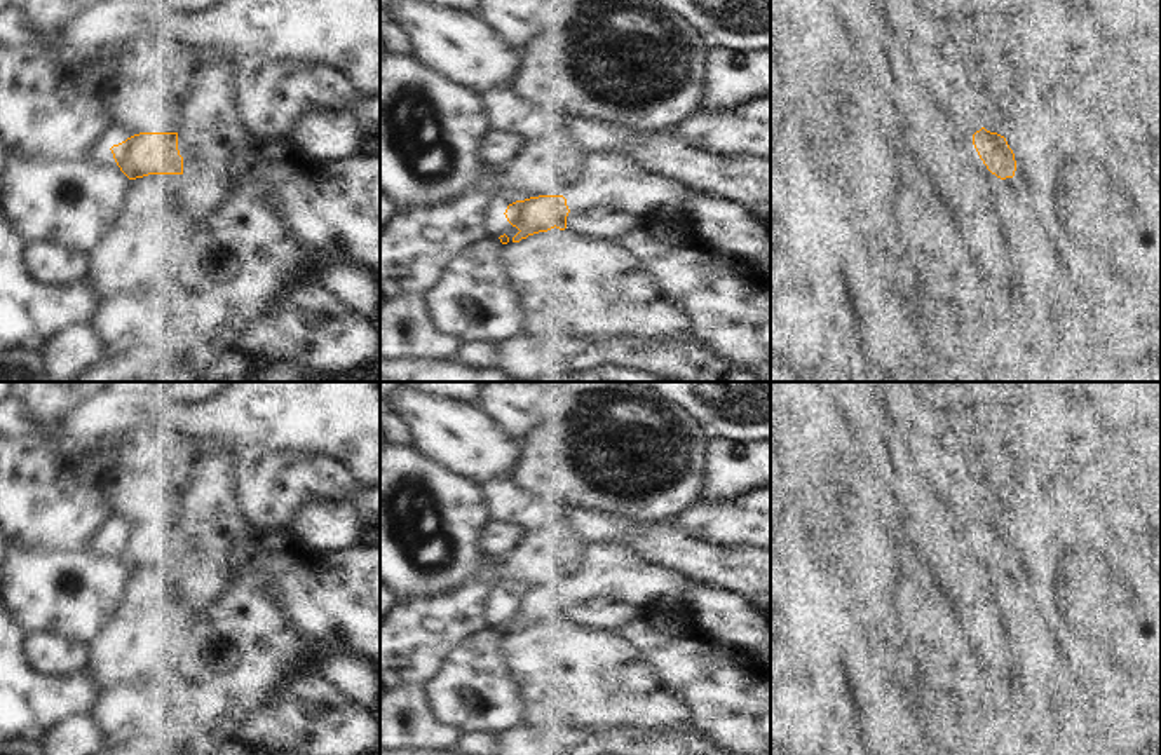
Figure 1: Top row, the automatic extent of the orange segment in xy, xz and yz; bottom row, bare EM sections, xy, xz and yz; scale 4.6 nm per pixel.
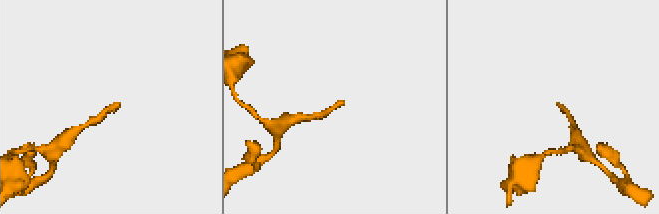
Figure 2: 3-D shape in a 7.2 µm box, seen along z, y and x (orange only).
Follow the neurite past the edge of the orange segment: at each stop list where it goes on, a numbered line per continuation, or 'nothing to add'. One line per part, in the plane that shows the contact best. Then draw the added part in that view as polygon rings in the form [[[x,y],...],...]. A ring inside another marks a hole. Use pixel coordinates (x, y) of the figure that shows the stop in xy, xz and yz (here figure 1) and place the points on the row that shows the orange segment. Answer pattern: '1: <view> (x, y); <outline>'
1: xz (612, 178); [[[621,152],[587,155],[582,178],[565,190],[570,211],[610,206],[624,207],[643,220],[664,216],[687,220],[687,202],[694,185],[657,173]]]

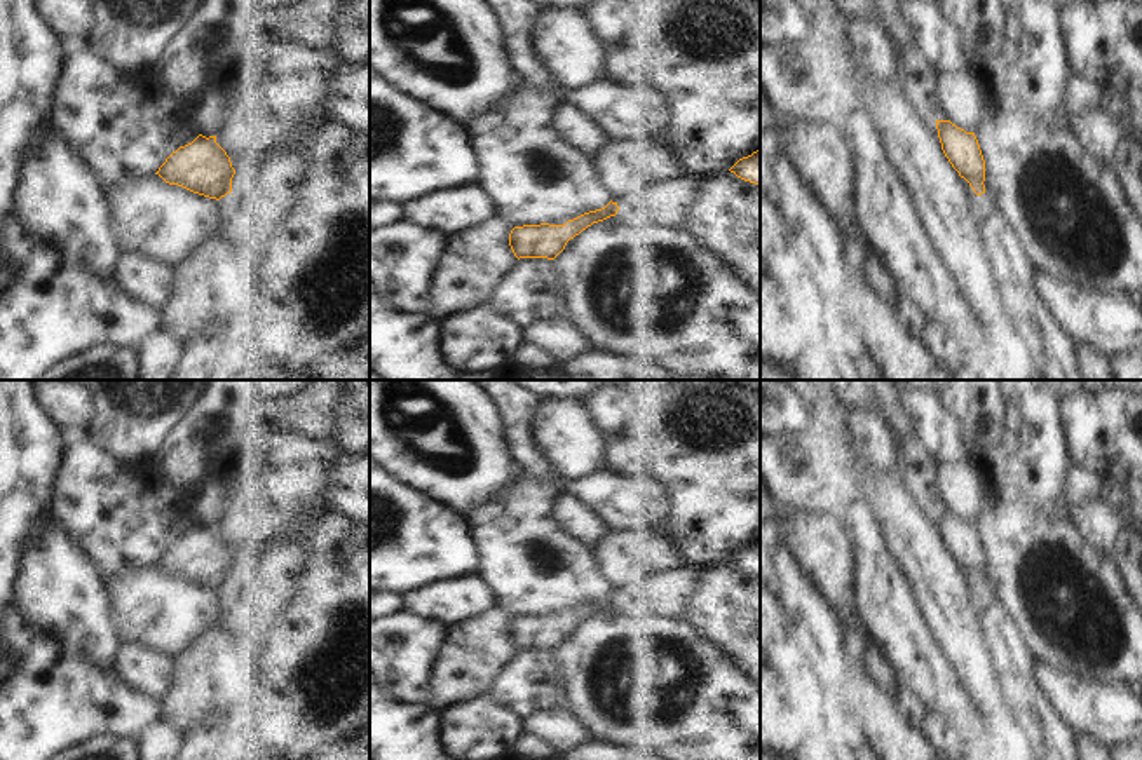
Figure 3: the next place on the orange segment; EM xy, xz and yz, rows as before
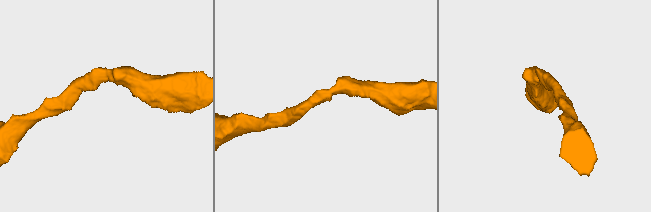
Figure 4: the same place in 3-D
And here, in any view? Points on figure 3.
nothing to add

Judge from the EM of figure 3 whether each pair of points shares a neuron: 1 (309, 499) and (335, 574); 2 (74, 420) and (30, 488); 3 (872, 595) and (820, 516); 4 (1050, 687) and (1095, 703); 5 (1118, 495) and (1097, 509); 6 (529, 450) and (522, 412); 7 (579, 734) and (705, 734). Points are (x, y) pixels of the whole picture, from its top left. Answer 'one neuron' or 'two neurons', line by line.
1: two neurons
2: two neurons
3: two neurons
4: one neuron
5: two neurons
6: one neuron
7: two neurons

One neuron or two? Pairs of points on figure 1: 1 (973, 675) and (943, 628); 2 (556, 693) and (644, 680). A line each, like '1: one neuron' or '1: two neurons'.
1: one neuron
2: one neuron

